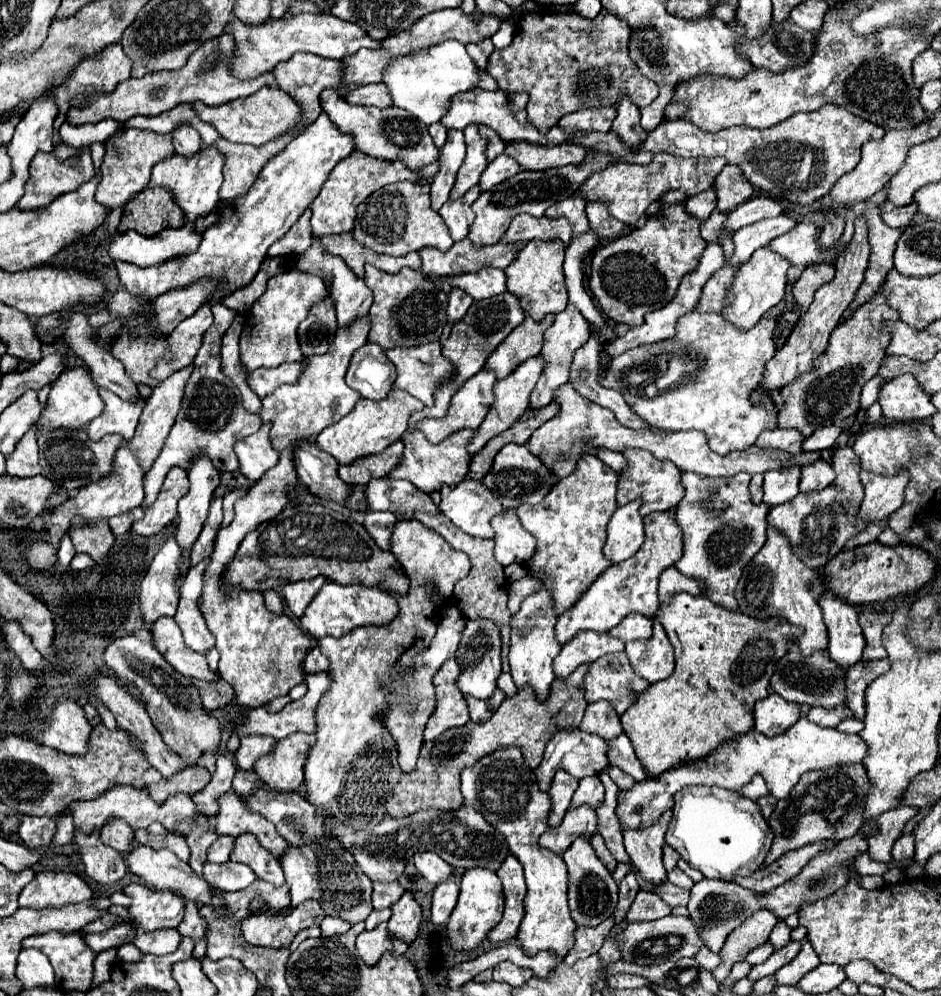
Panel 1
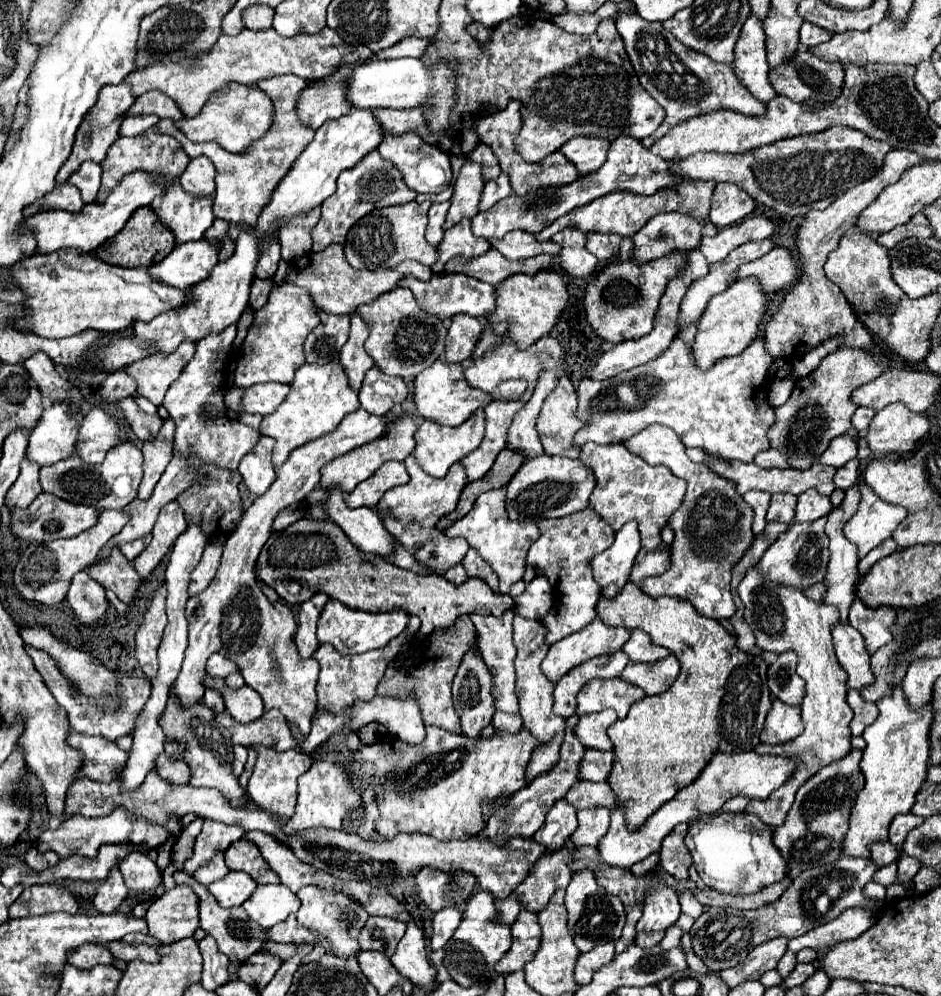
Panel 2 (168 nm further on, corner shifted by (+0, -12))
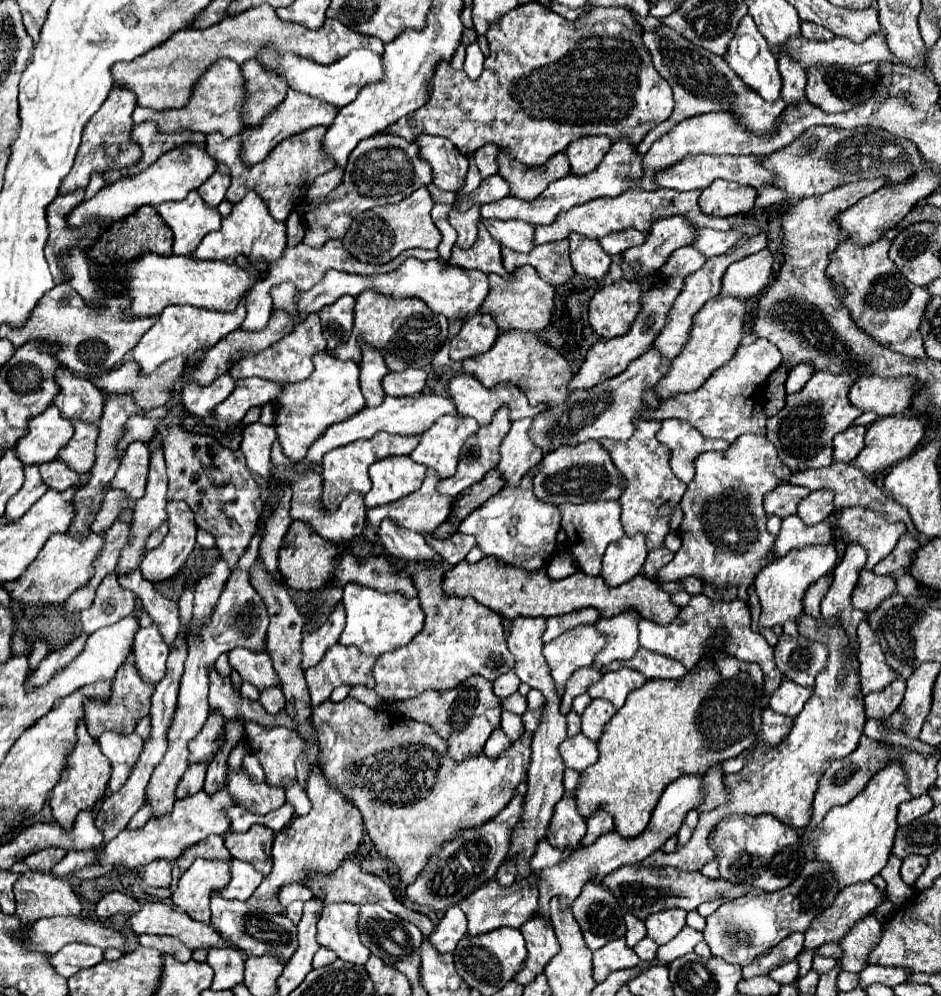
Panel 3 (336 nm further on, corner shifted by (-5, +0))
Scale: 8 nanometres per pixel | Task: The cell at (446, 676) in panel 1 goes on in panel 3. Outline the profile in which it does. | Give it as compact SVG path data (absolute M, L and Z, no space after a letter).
M419 561L409 569L421 609L425 613L425 625L409 645L381 655L373 667L375 689L387 701L407 701L425 691L449 691L475 673L483 675L485 679L497 679L501 673L513 667L513 655L507 651L501 617L471 597L445 597L441 593L441 571L445 569L449 569L445 561Z

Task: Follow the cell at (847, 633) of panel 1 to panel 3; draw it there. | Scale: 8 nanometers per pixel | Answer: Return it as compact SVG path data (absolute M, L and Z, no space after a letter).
M861 621L861 625L857 627L857 661L861 665L863 695L871 691L881 691L897 679L897 673L885 663L885 655L879 647L877 635L869 627L869 621Z

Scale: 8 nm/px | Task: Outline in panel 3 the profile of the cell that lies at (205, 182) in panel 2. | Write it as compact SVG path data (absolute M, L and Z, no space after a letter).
M217 163L217 169L215 173L197 189L197 193L205 199L207 205L211 207L217 207L223 197L225 197L225 191L229 187L229 175L227 175L227 165L225 163Z

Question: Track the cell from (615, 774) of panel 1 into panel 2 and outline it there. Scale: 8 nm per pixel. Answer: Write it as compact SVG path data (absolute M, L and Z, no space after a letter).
M580 781L574 783L572 789L564 797L568 803L572 803L578 811L580 809L590 809L590 807L608 807L614 809L614 795L608 783L588 783Z

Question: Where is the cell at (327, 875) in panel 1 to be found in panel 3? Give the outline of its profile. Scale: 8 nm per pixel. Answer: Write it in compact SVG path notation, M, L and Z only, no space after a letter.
M323 903L317 925L317 941L333 949L343 961L365 965L369 949L359 939L357 917L359 905L355 903Z

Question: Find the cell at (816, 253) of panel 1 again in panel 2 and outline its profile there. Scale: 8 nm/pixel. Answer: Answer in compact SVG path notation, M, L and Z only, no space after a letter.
M774 247L770 253L758 261L740 265L734 273L734 281L754 277L760 281L764 293L774 293L784 287L790 287L798 277L798 259L790 257L790 251L784 247Z

